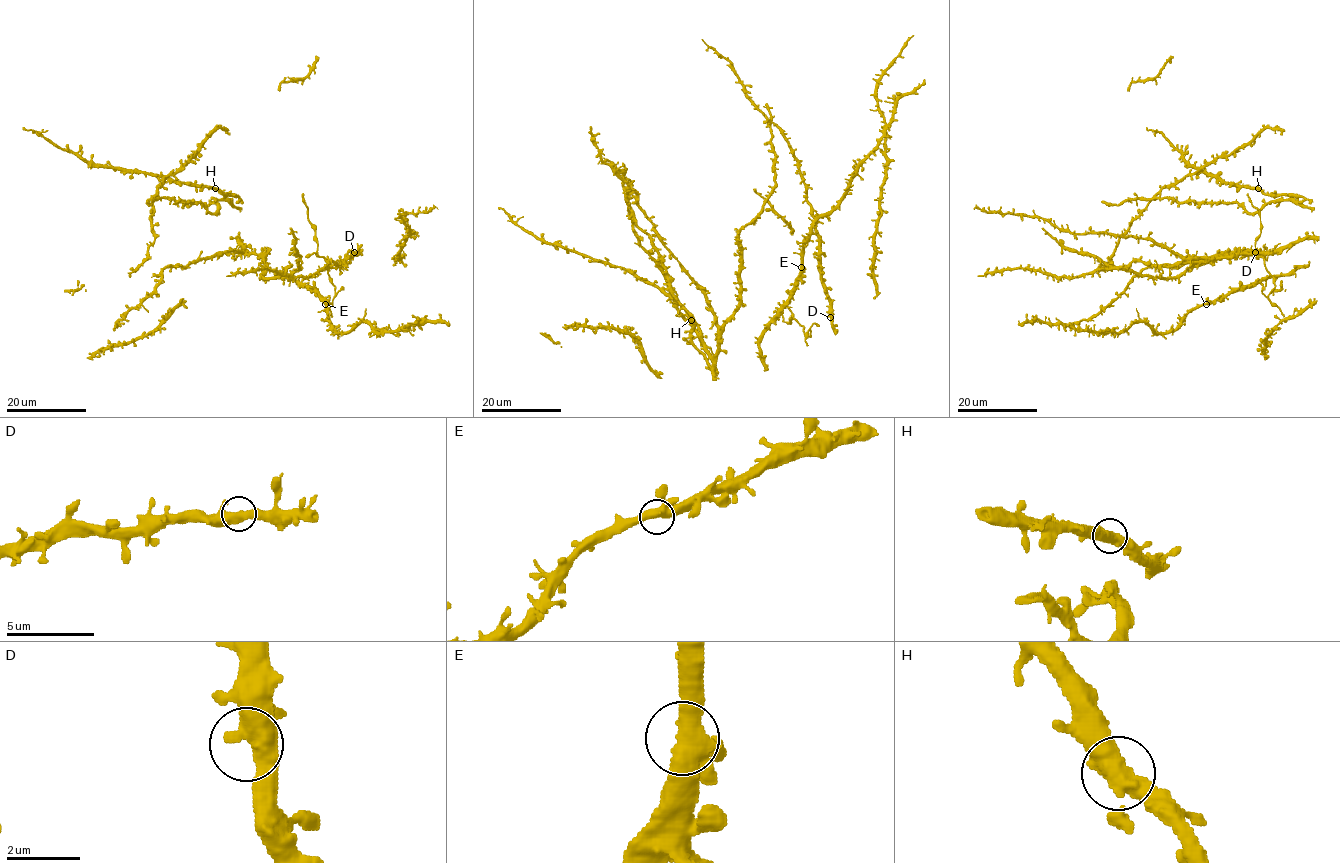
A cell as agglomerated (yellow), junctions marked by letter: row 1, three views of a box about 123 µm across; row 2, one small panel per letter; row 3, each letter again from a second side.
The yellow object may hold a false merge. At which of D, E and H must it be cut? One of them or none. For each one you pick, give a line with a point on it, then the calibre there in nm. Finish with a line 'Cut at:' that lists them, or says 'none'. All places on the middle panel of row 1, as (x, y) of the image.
Cut at: none

